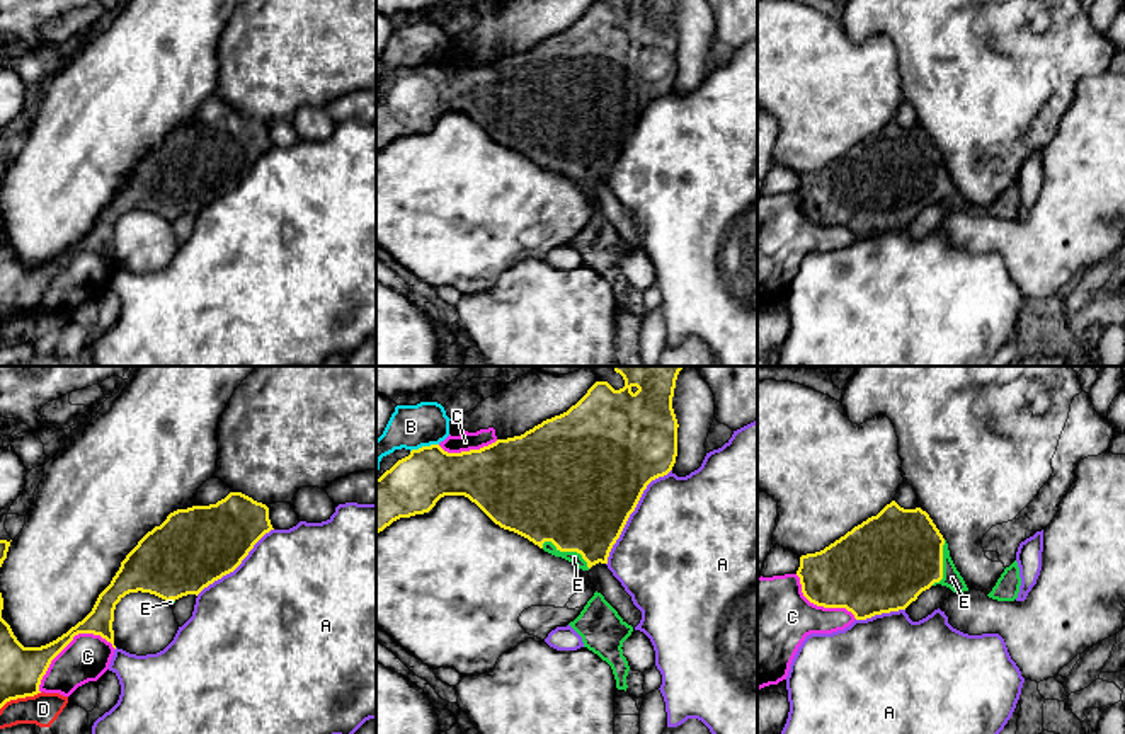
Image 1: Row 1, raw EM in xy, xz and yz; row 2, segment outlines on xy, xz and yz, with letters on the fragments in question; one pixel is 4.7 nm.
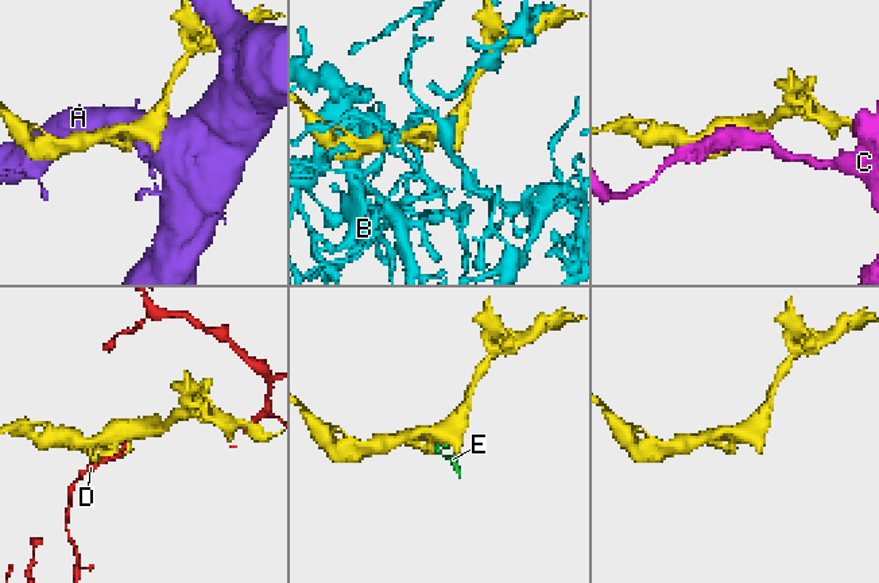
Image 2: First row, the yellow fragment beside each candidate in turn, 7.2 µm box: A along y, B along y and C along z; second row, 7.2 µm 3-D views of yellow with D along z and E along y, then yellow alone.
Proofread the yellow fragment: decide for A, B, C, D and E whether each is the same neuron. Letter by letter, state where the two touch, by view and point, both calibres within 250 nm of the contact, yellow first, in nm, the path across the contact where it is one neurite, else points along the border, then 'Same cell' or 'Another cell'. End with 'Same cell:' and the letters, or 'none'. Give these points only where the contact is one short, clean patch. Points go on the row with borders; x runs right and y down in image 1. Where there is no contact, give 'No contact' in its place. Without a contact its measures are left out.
A: Touches yellow at xz (632, 511). Thickness 500 nm (yellow) against 500 nm. Another cell
B: Touches yellow at xz (424, 447). Thickness 280 nm (yellow) against 200 nm. Another cell
C: Touches yellow at xy (67, 644). Thickness 200 nm (yellow) against 220 nm. Another cell
D: Touches yellow at xy (19, 697). Thickness 200 nm (yellow) against 160 nm. Another cell
E: Touches yellow at xz (567, 550). Thickness 480 nm (yellow) against 60 nm. Same cell
Same cell: E

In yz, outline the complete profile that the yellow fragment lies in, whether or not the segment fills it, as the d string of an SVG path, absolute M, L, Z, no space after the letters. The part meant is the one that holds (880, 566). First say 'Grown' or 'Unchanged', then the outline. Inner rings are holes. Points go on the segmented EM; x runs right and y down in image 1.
Grown. M895 501L824 550L802 555L797 576L810 603L846 608L856 620L905 610L922 591L936 584L953 593L968 591L950 557L946 540L929 514L921 507L904 509Z

